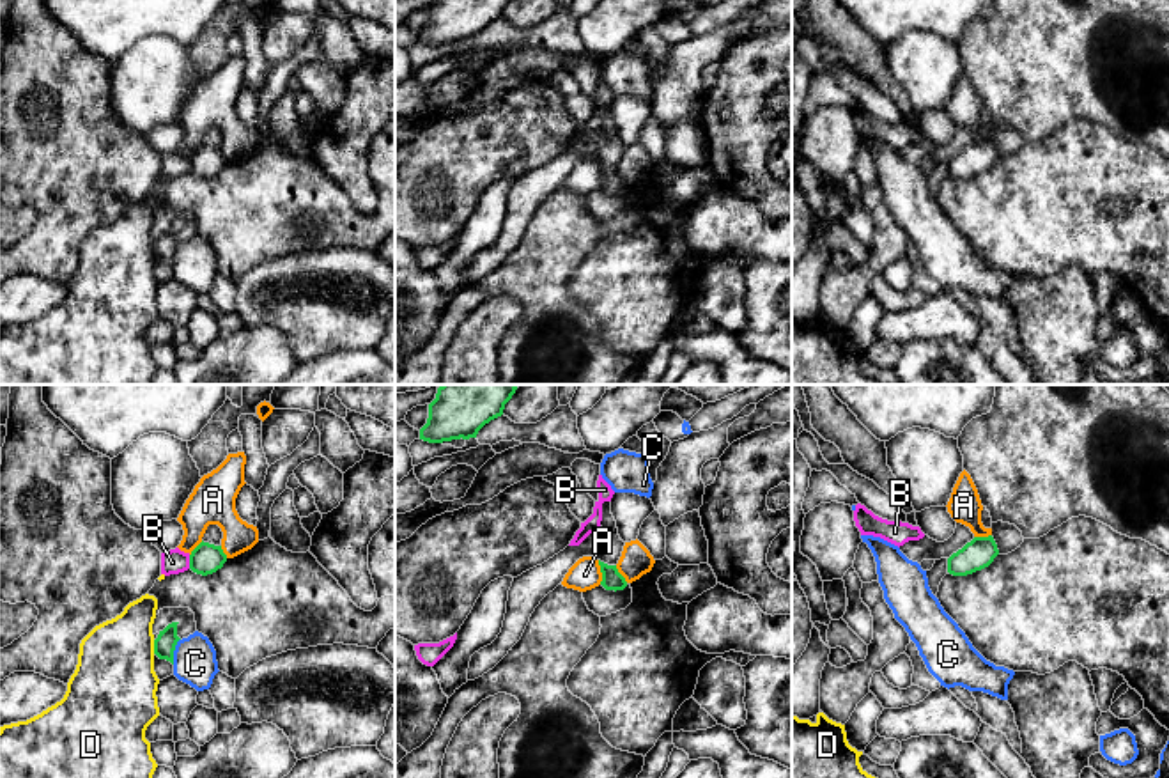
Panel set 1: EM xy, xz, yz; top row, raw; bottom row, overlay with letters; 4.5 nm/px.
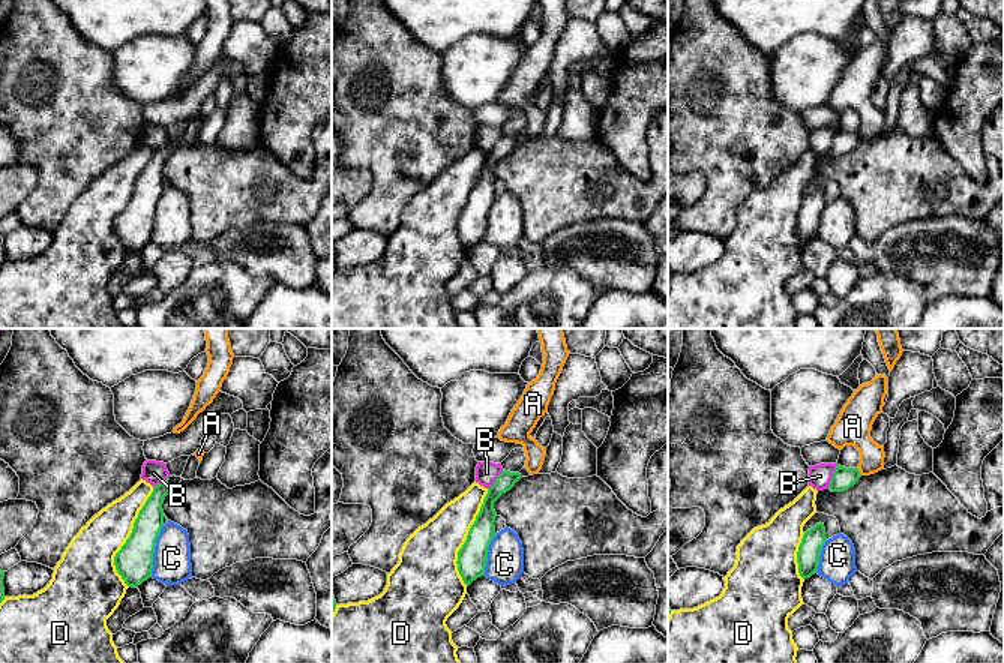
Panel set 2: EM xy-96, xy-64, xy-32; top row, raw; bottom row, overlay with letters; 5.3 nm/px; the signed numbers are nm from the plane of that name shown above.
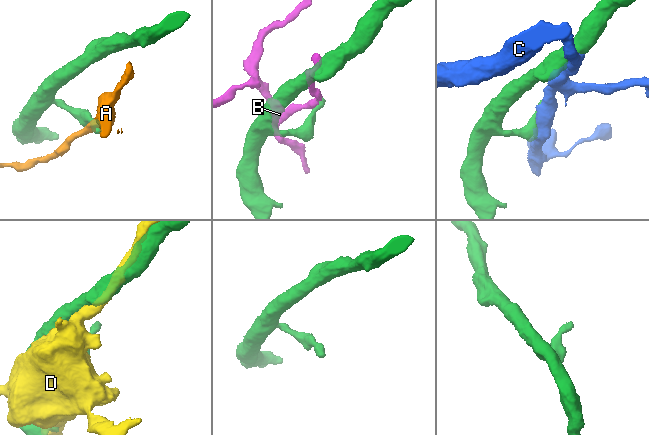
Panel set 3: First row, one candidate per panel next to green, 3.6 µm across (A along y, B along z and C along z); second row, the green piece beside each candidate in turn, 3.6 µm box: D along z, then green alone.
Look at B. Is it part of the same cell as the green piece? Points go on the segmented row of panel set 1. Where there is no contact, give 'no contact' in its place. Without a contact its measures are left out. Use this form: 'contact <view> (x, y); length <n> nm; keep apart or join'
contact xy (190, 562); length 60 nm; keep apart

